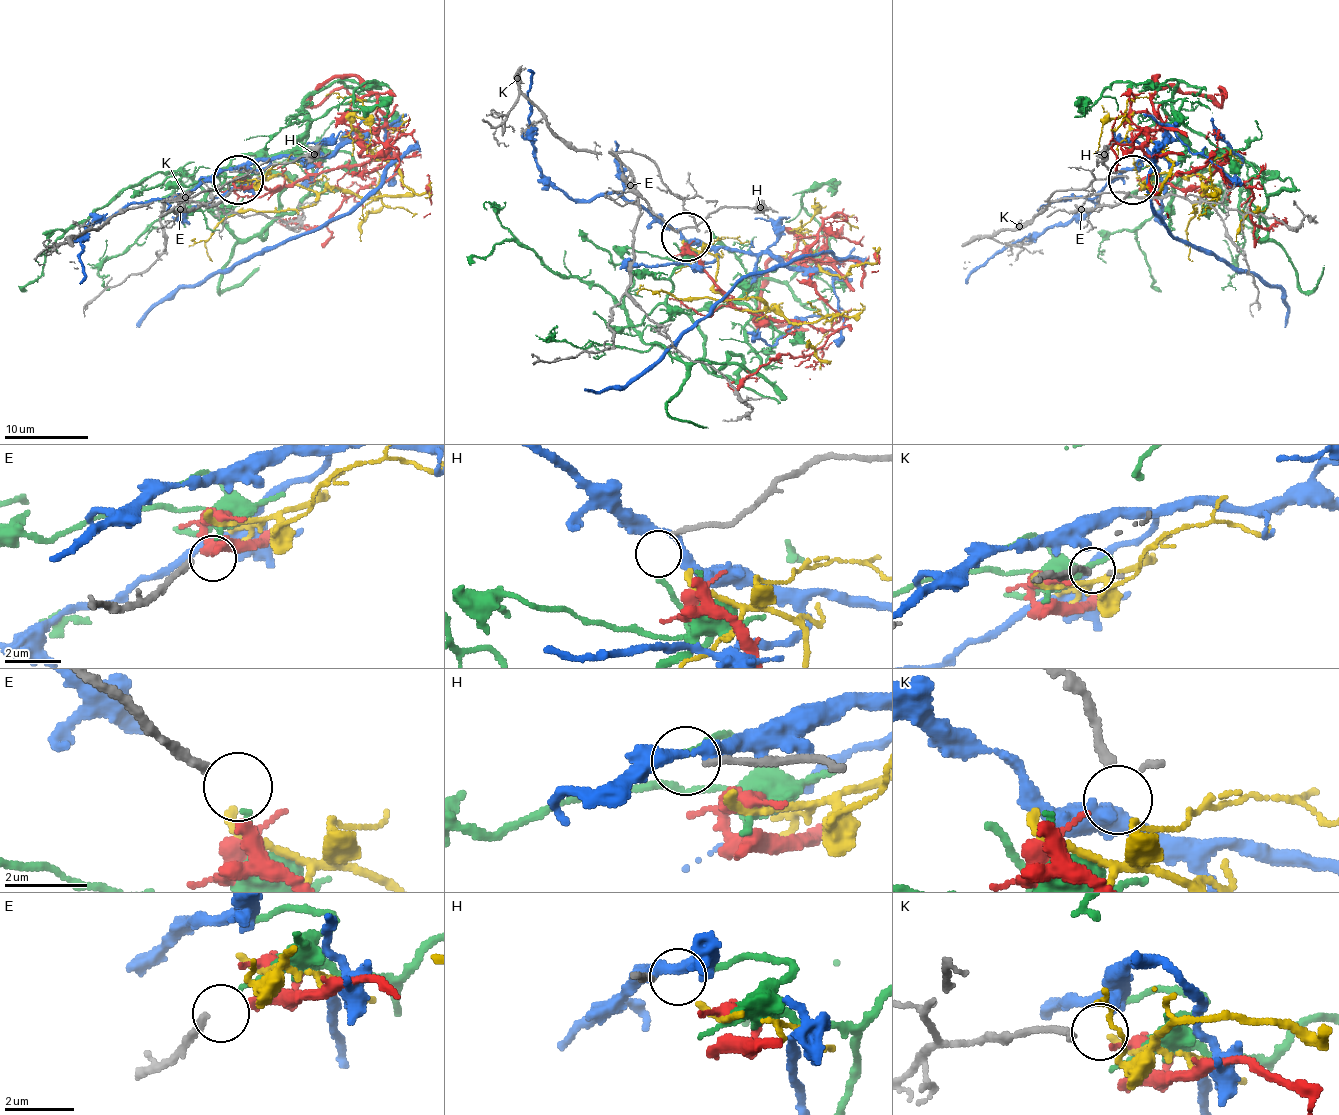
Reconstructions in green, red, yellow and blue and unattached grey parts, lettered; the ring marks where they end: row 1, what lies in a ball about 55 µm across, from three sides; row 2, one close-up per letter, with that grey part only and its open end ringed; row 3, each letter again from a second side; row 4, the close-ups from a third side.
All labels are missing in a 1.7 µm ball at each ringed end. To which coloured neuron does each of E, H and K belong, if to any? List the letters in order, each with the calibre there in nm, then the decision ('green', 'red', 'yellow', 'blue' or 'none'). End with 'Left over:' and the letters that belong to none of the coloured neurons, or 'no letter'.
E: 240 nm | red
H: 160 nm | green
K: 150 nm | none
Left over: K

